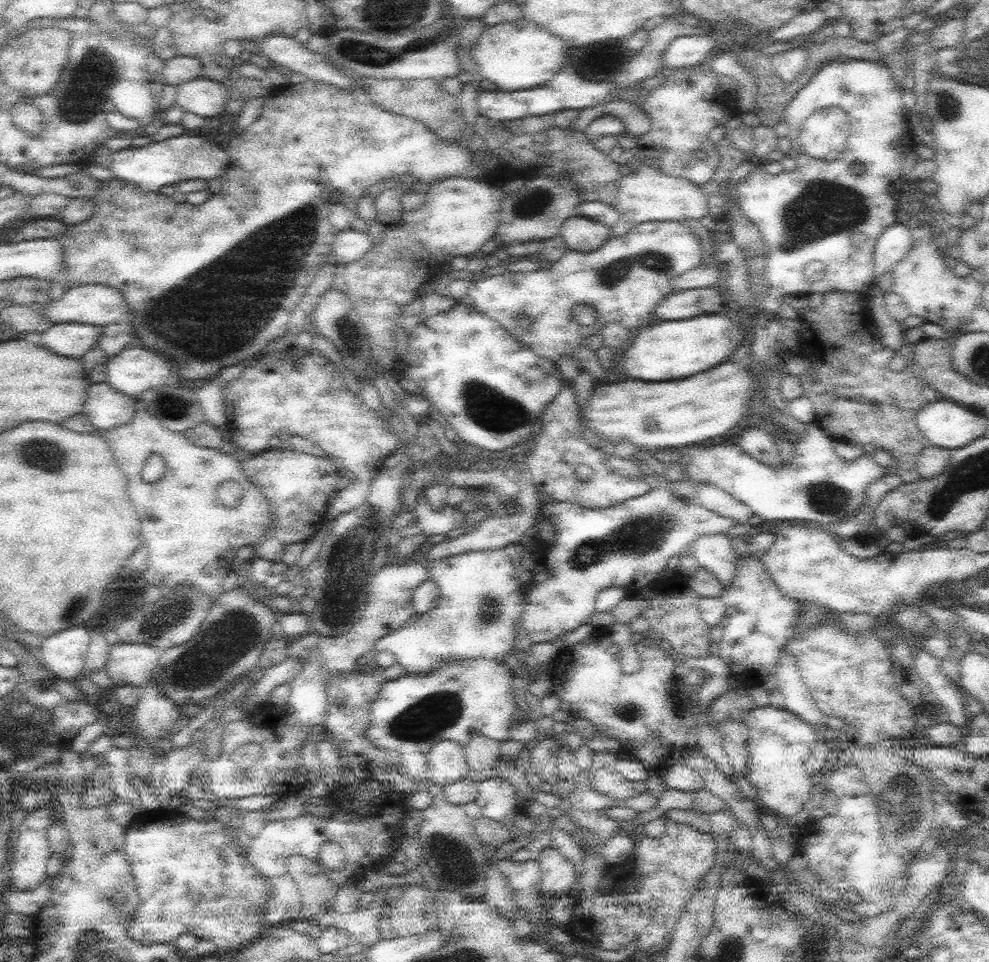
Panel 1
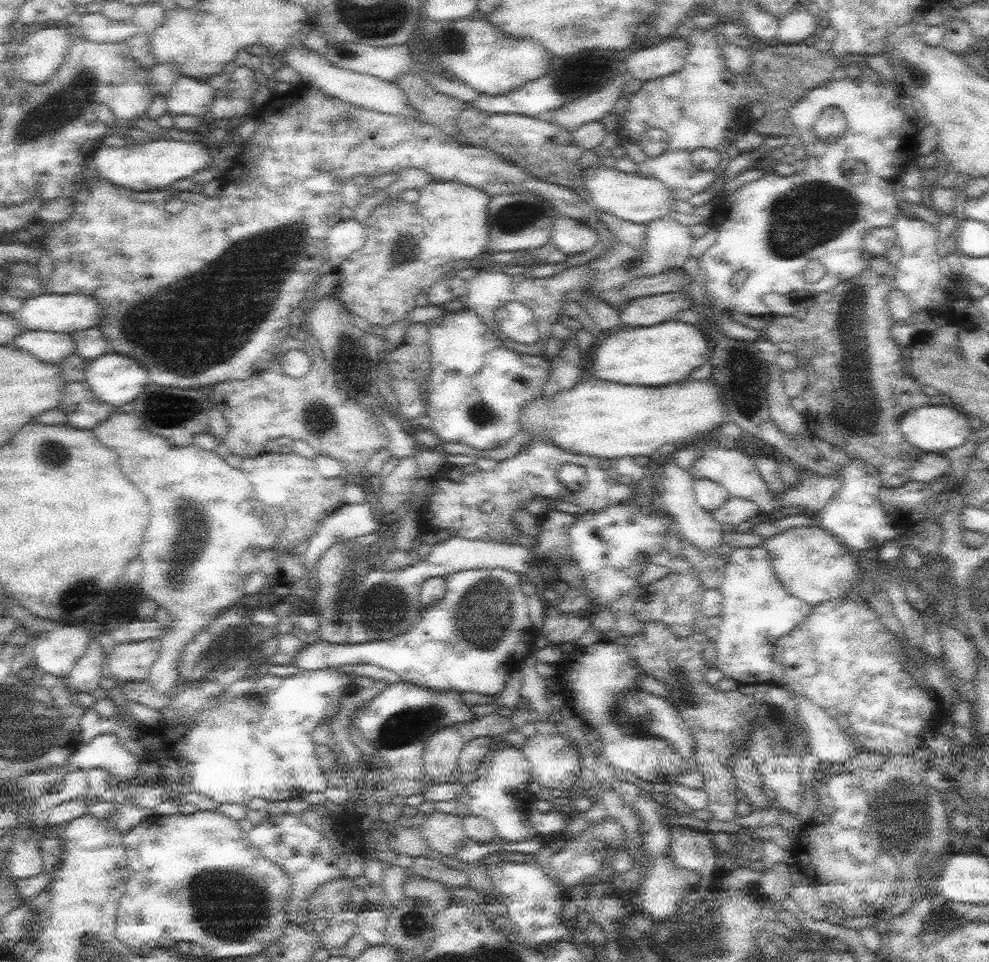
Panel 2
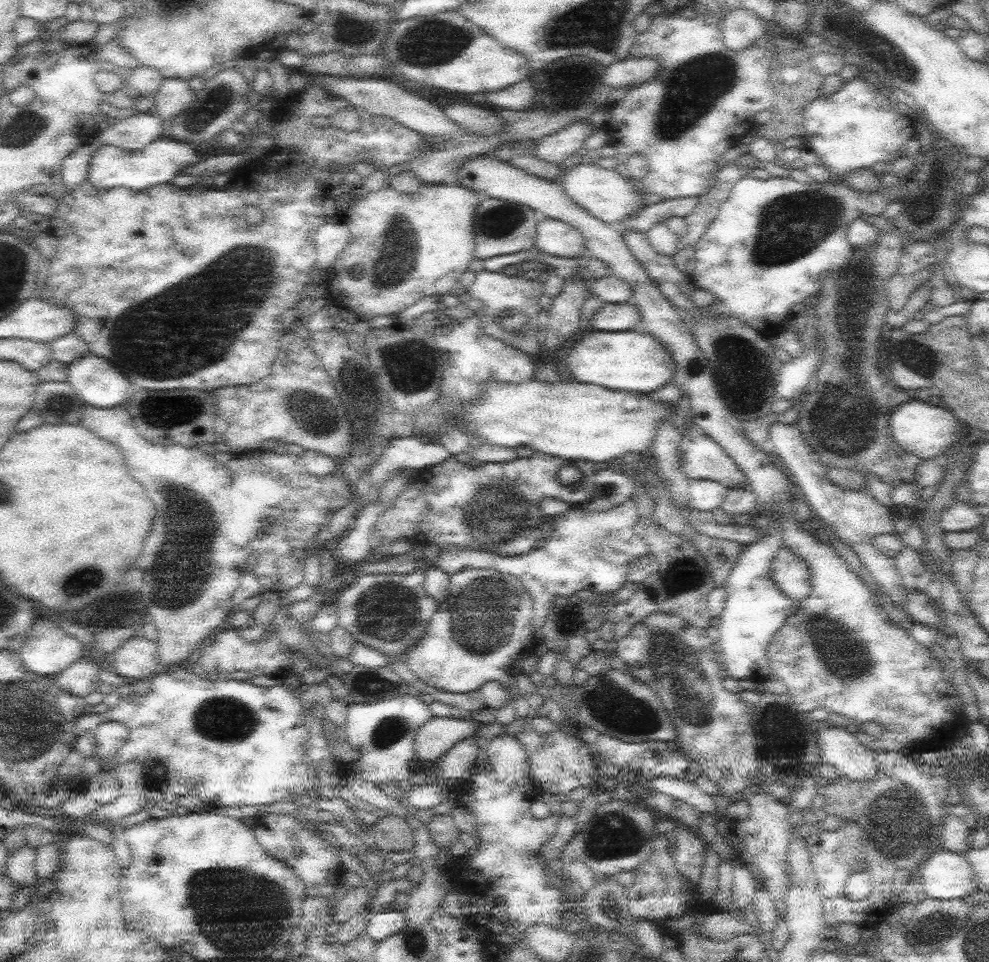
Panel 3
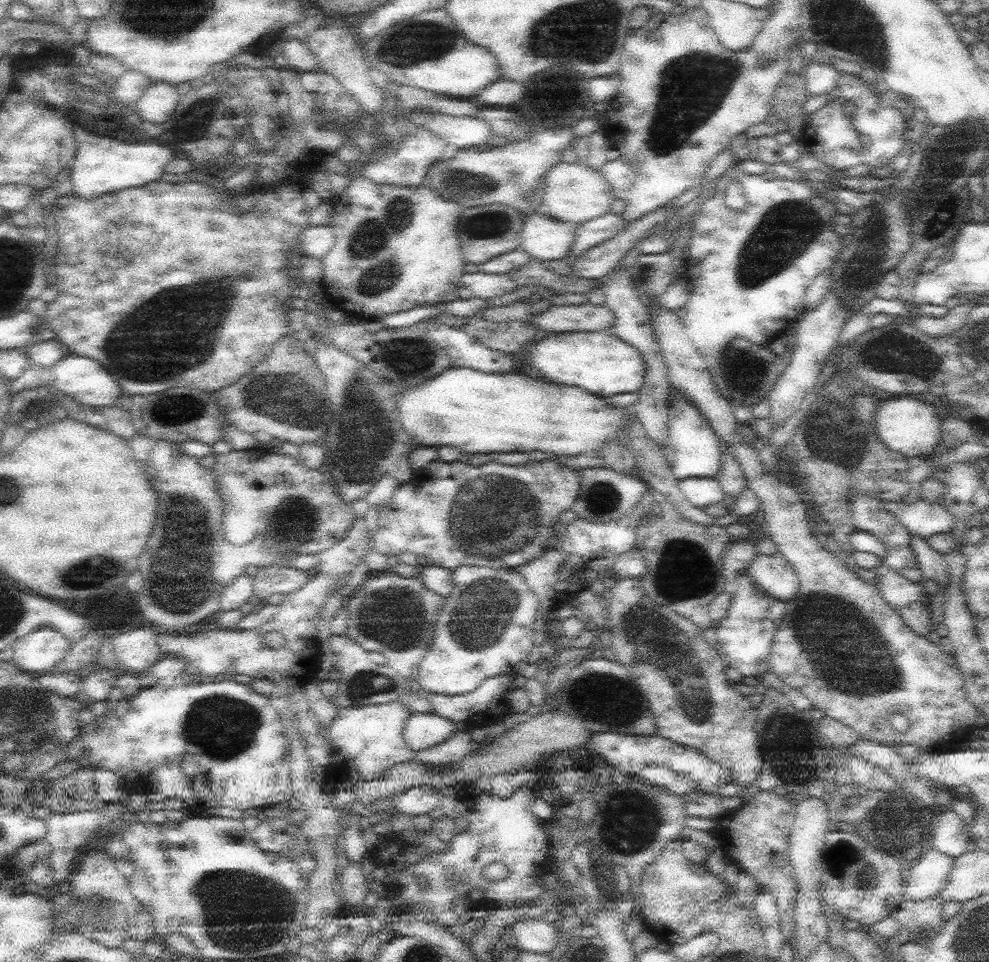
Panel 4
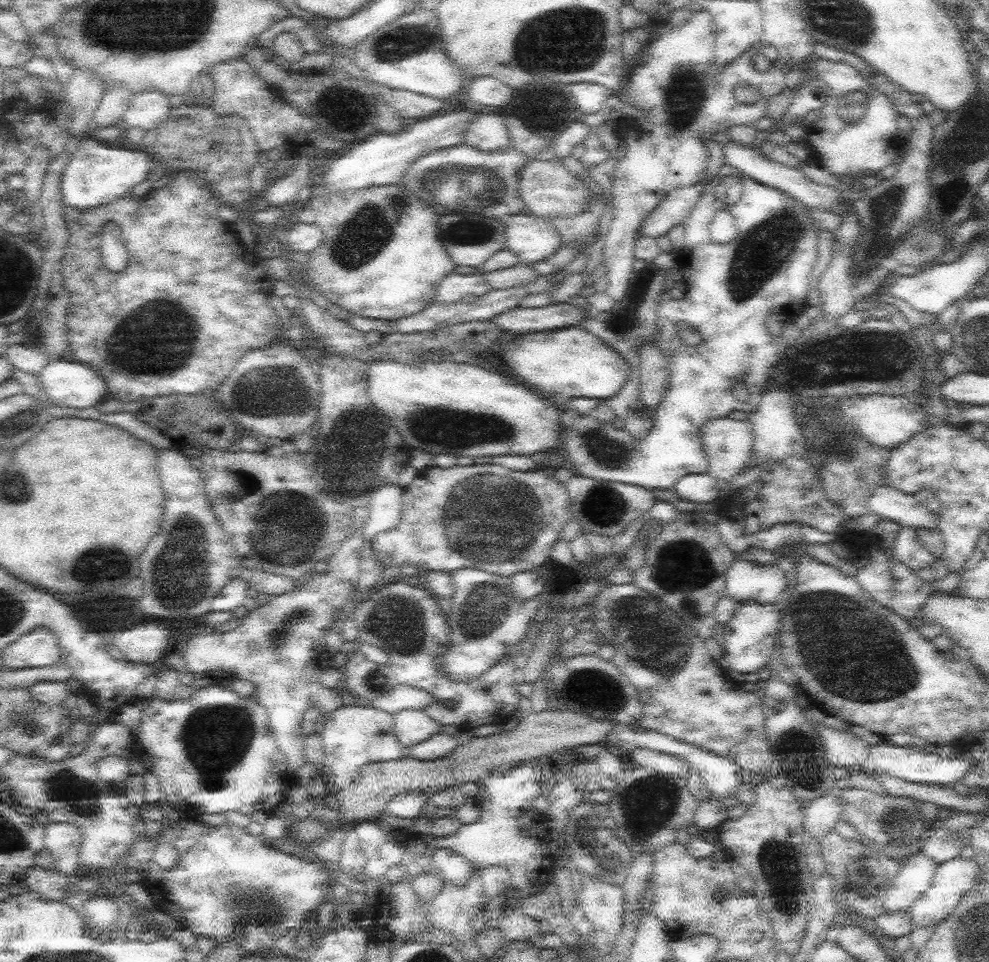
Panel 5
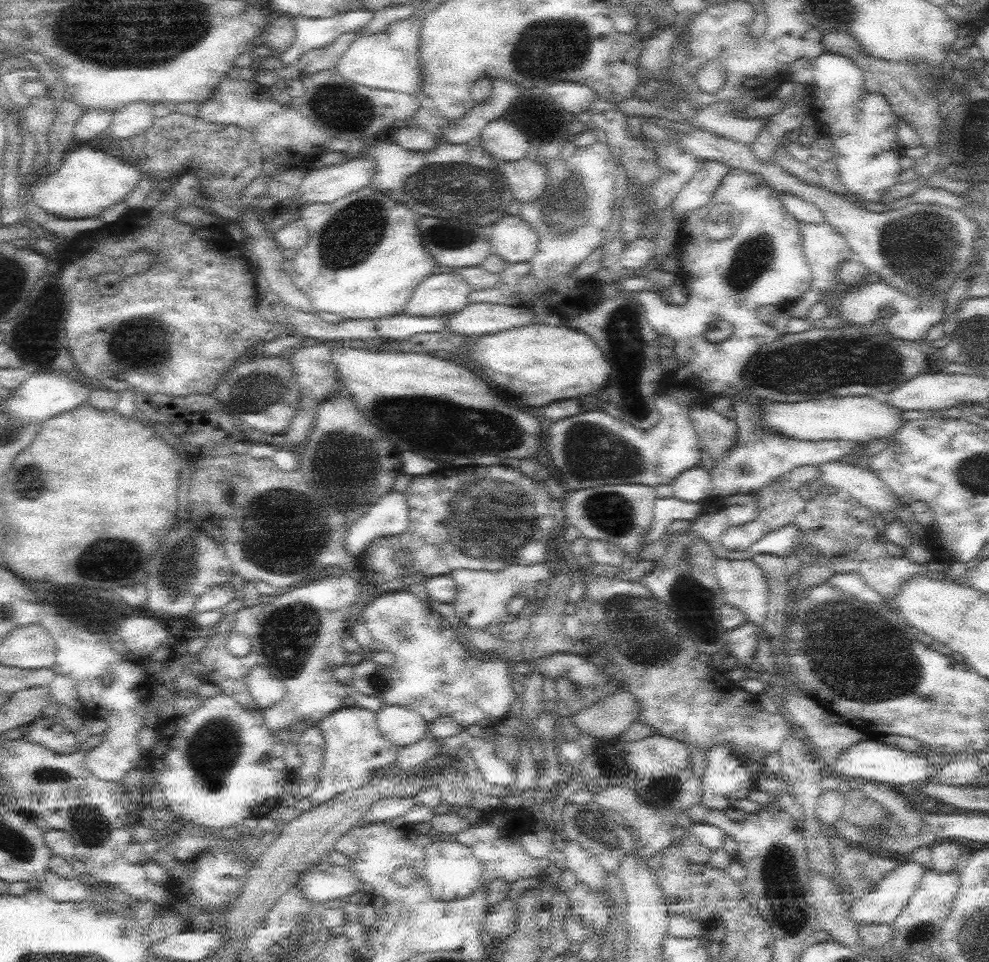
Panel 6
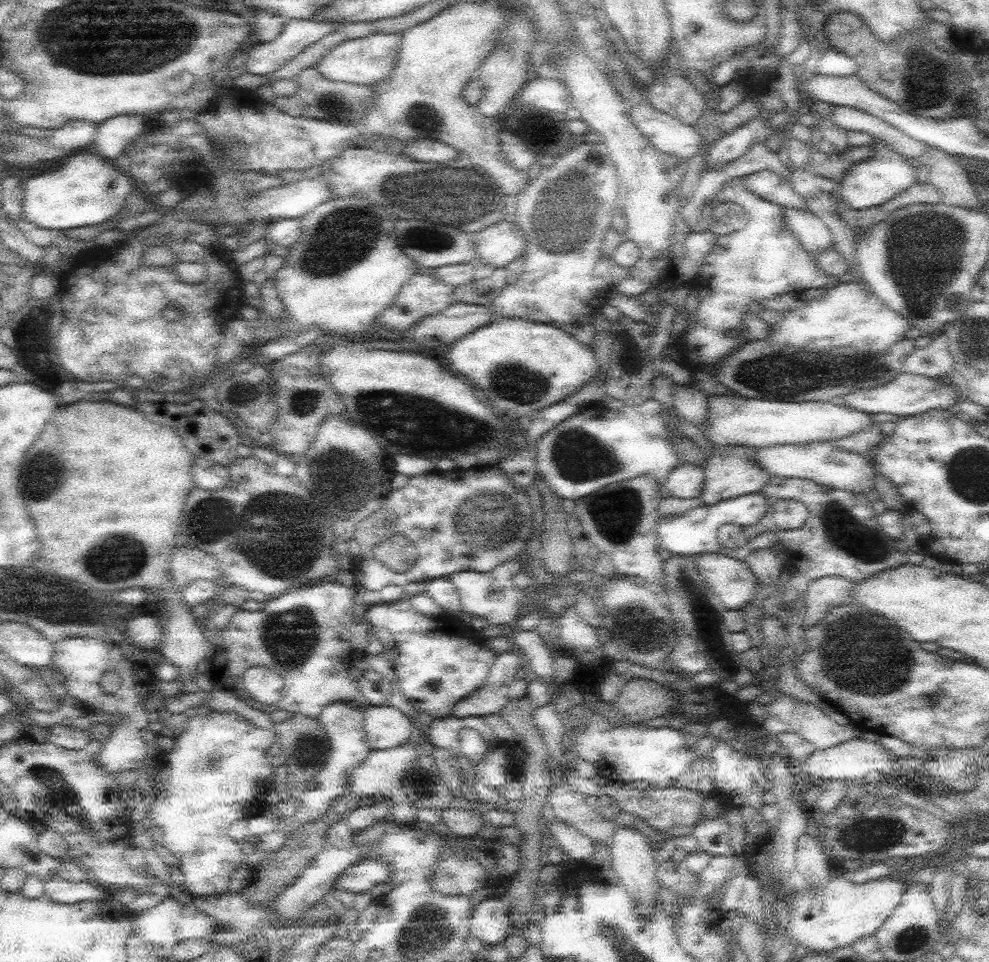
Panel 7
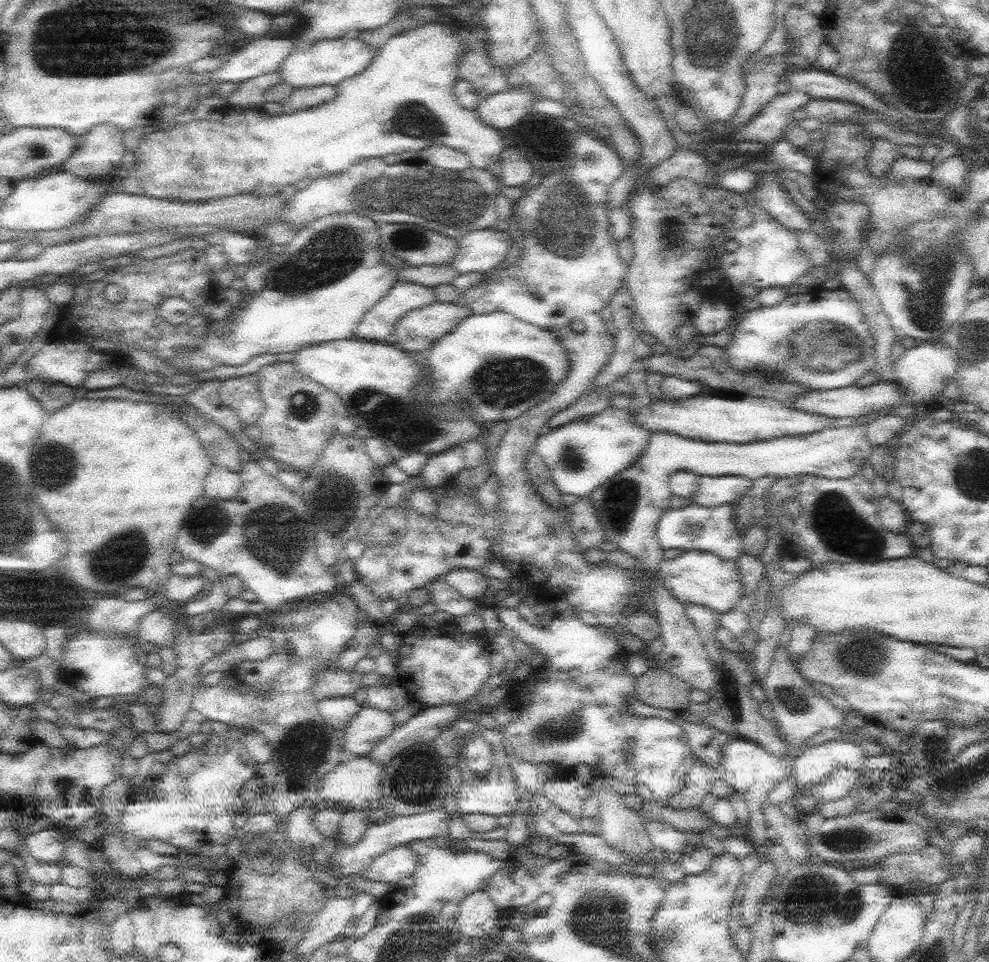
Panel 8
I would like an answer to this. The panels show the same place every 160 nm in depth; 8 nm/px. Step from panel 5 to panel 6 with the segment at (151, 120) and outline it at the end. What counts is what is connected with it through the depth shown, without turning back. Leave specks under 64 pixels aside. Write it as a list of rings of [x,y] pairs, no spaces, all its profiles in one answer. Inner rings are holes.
[[[146,101],[132,102],[114,113],[109,126],[110,136],[131,140],[144,134],[154,124],[155,117],[153,104]]]

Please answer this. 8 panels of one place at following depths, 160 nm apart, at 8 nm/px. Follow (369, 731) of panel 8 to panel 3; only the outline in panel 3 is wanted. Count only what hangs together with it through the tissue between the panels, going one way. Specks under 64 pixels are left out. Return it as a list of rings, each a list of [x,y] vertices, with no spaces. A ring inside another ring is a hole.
[[[455,717],[430,719],[418,732],[414,746],[423,766],[442,758],[455,744],[478,733],[480,721]]]

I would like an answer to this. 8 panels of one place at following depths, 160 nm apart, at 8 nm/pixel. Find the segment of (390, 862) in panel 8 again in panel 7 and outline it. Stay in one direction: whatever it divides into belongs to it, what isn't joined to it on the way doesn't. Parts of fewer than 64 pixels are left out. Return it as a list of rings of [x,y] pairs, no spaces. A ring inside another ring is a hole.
[[[364,858],[355,865],[349,866],[334,883],[335,889],[346,890],[358,894],[364,891],[379,892],[388,882],[391,875],[391,866],[383,860]]]

